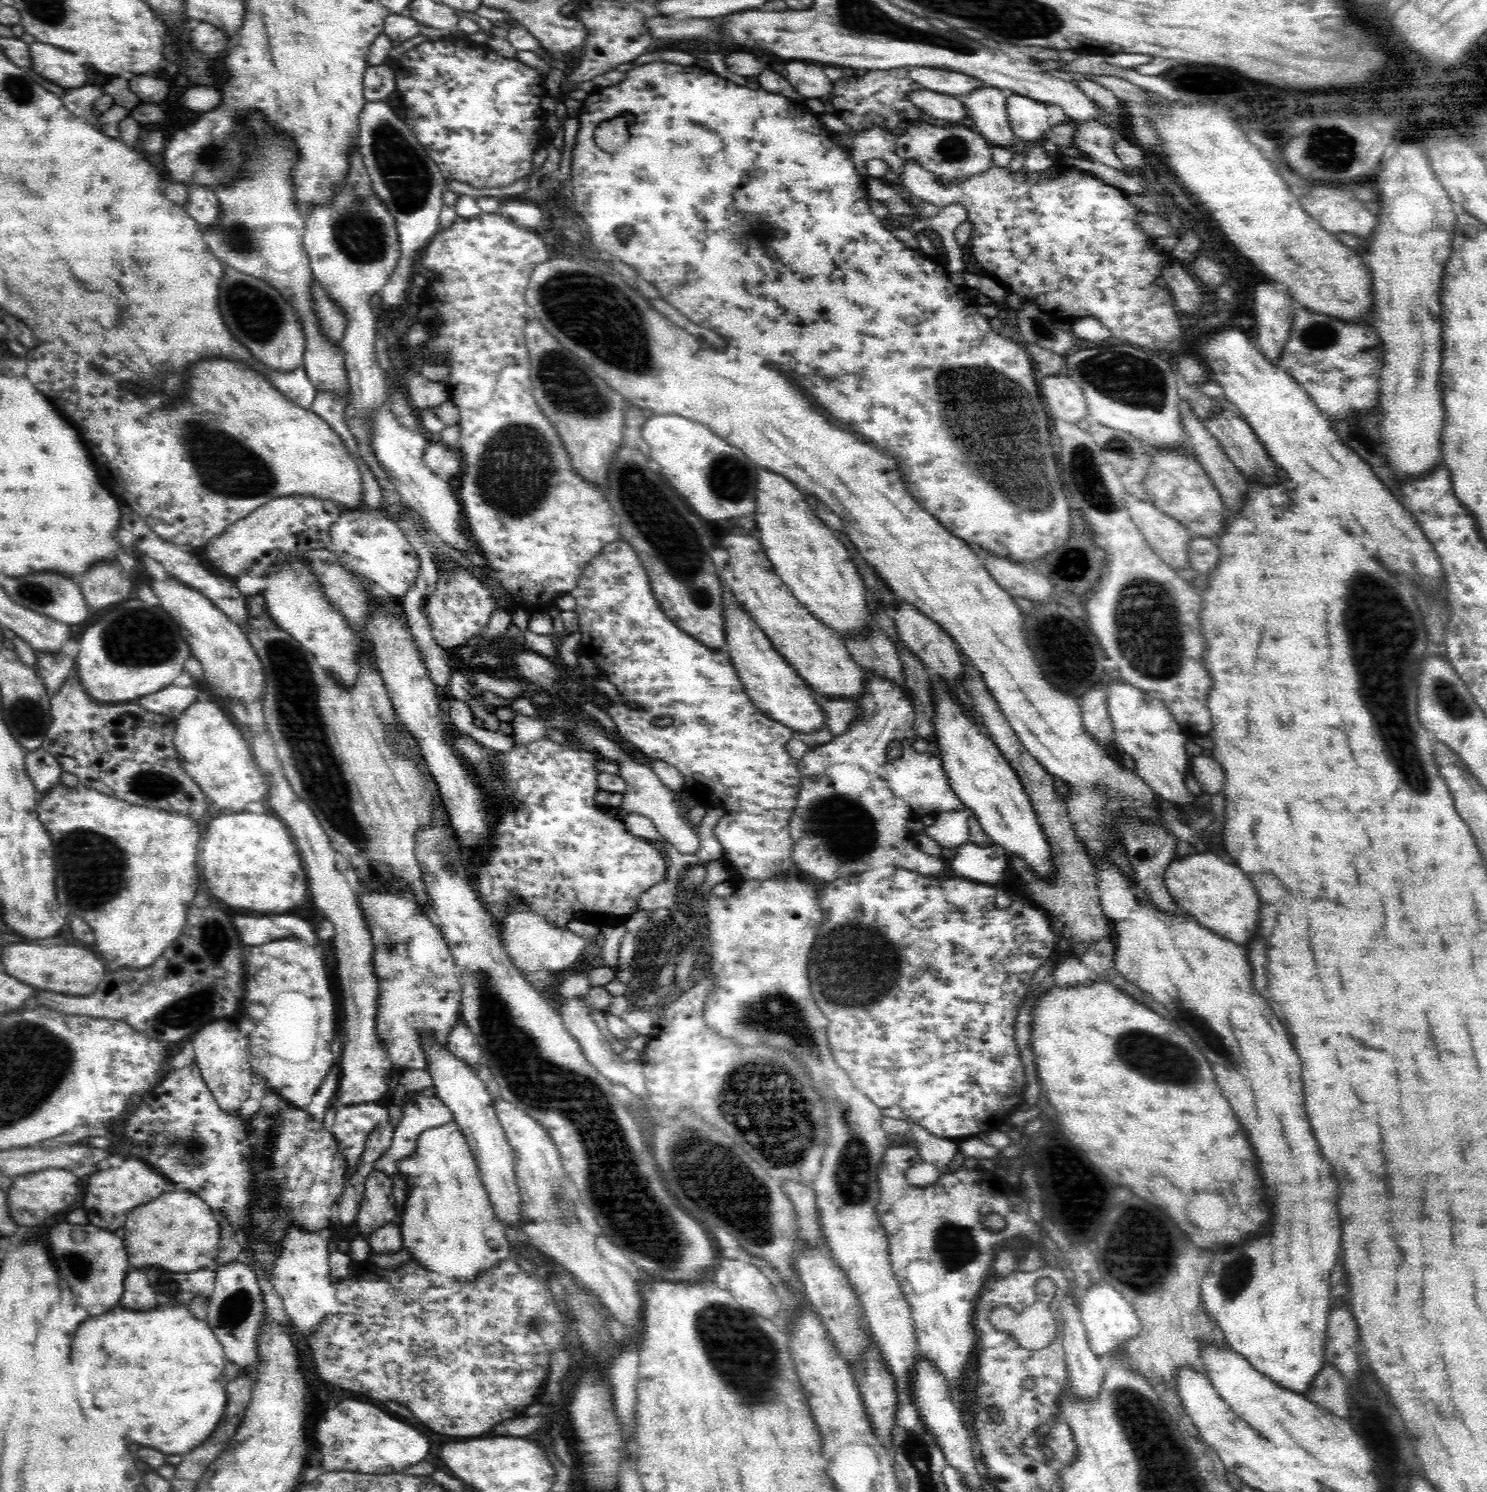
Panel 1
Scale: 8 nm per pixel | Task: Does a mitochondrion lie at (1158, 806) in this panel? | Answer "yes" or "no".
no

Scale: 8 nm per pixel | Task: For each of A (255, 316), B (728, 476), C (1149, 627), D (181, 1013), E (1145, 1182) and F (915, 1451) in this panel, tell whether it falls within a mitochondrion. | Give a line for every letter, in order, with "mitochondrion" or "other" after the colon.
A: mitochondrion
B: mitochondrion
C: mitochondrion
D: mitochondrion
E: other
F: mitochondrion

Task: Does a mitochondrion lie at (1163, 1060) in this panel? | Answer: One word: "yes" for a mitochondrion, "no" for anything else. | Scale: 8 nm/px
yes

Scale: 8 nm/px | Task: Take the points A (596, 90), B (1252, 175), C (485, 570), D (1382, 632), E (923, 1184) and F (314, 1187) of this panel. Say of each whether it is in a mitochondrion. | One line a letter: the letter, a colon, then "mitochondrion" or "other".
A: other
B: other
C: other
D: mitochondrion
E: other
F: other

